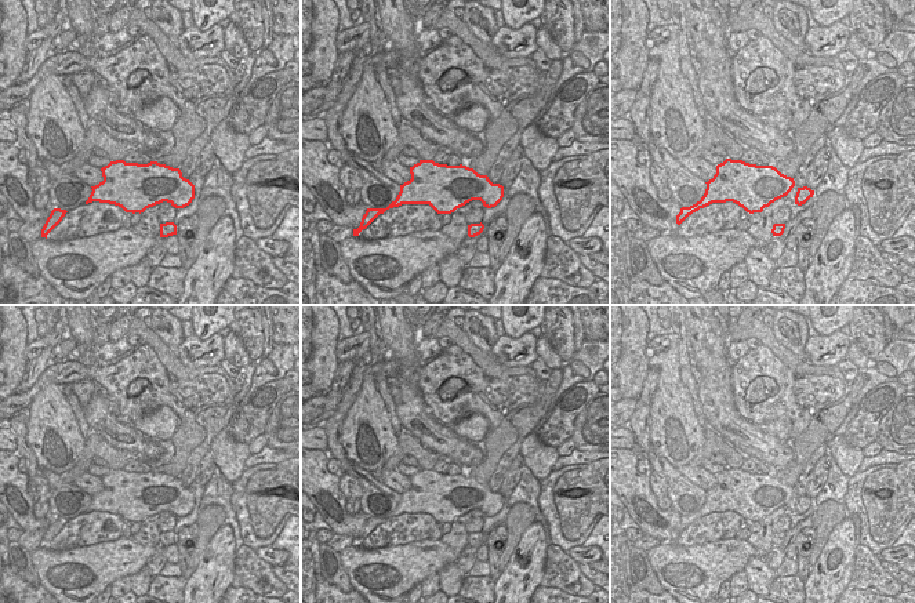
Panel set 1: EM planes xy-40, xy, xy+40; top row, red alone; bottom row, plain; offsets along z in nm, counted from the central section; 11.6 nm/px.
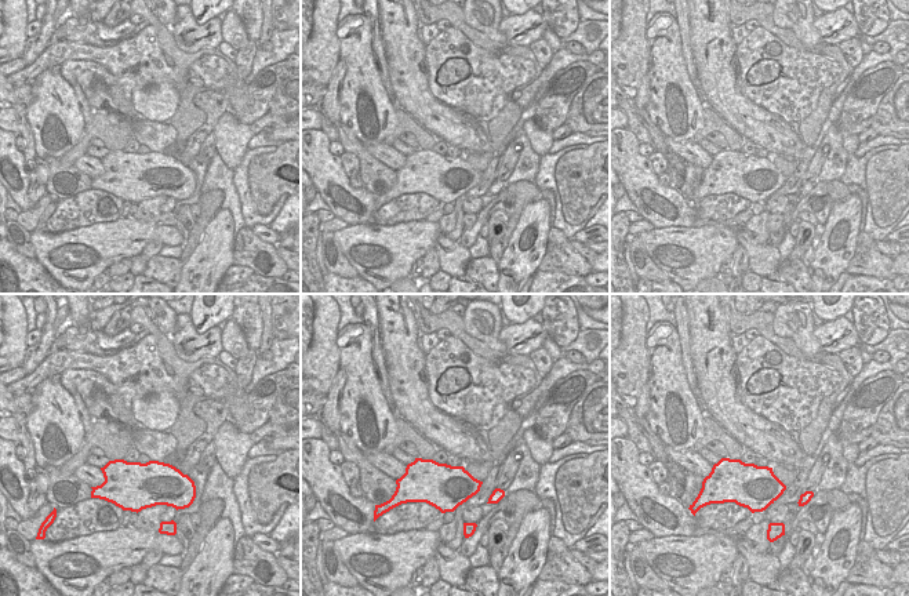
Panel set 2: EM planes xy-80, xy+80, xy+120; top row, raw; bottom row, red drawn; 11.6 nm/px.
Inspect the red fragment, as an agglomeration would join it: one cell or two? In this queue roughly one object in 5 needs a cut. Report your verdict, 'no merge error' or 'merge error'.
merge error

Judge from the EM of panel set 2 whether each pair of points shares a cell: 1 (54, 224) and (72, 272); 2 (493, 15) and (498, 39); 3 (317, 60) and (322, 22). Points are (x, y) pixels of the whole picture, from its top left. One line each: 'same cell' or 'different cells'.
1: different cells
2: same cell
3: same cell

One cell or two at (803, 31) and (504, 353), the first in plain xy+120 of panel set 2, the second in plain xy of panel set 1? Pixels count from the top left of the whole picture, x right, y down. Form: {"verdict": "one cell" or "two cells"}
{"verdict": "two cells"}

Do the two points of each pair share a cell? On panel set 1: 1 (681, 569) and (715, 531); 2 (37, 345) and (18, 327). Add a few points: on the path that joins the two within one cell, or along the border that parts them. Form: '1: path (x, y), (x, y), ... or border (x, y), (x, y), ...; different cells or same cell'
1: border (734, 537), (693, 545), (676, 545), (674, 542); different cells
2: border (28, 344), (26, 359); different cells

